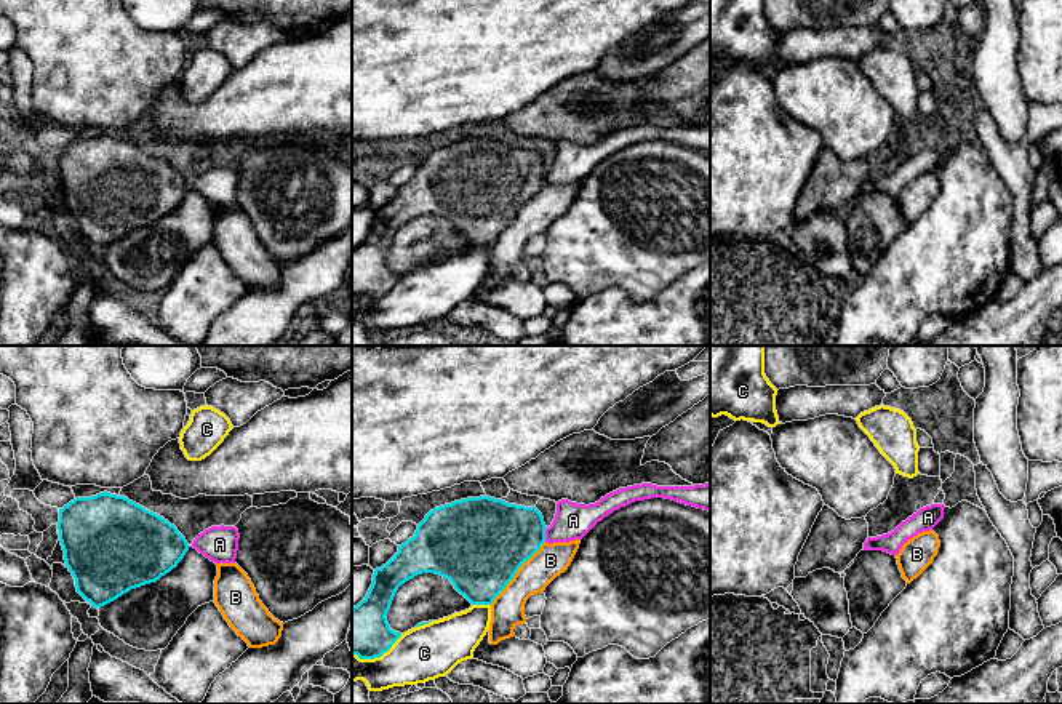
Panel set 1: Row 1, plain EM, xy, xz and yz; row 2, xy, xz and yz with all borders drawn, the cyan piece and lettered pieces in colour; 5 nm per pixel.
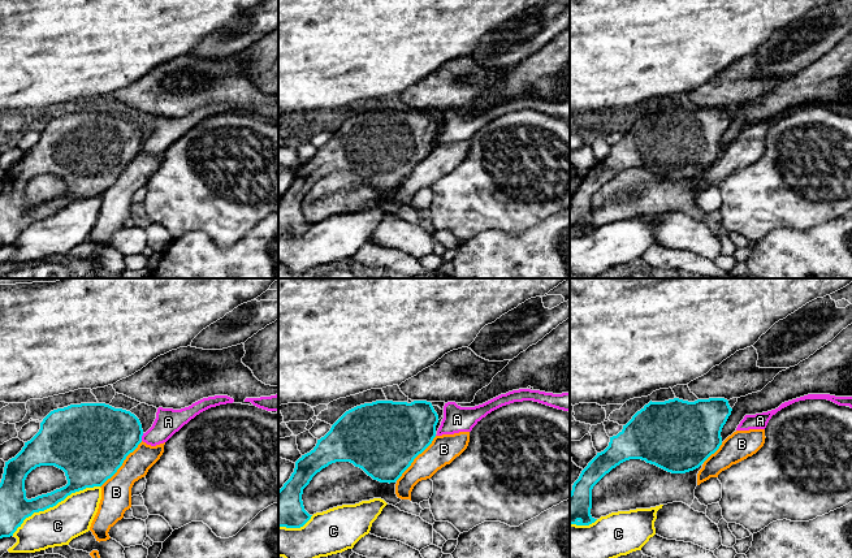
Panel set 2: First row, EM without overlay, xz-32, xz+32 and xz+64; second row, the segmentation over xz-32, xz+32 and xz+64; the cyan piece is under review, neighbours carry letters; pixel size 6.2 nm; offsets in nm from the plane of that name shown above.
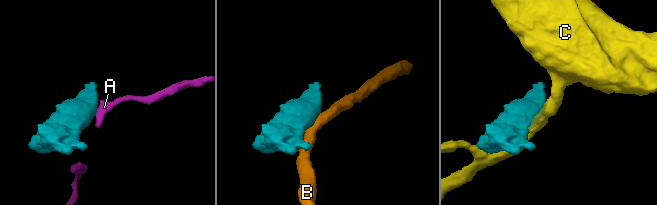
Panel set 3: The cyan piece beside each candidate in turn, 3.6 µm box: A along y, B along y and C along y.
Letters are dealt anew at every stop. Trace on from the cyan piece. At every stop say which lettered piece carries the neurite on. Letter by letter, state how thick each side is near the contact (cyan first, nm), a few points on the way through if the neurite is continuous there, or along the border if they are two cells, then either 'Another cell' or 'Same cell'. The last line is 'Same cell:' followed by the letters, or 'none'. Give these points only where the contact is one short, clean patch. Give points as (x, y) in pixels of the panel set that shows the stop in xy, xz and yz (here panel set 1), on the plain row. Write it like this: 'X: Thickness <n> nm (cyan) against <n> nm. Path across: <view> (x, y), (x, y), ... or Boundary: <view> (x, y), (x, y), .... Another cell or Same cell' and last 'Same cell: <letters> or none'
A: Thickness 380 nm (cyan) against 180 nm. Boundary: xz (547, 170), (544, 183). Another cell
B: Thickness 460 nm (cyan) against 170 nm. Boundary: xz (544, 183), (490, 245). Another cell
C: Thickness 400 nm (cyan) against 240 nm. Another cell
Same cell: none

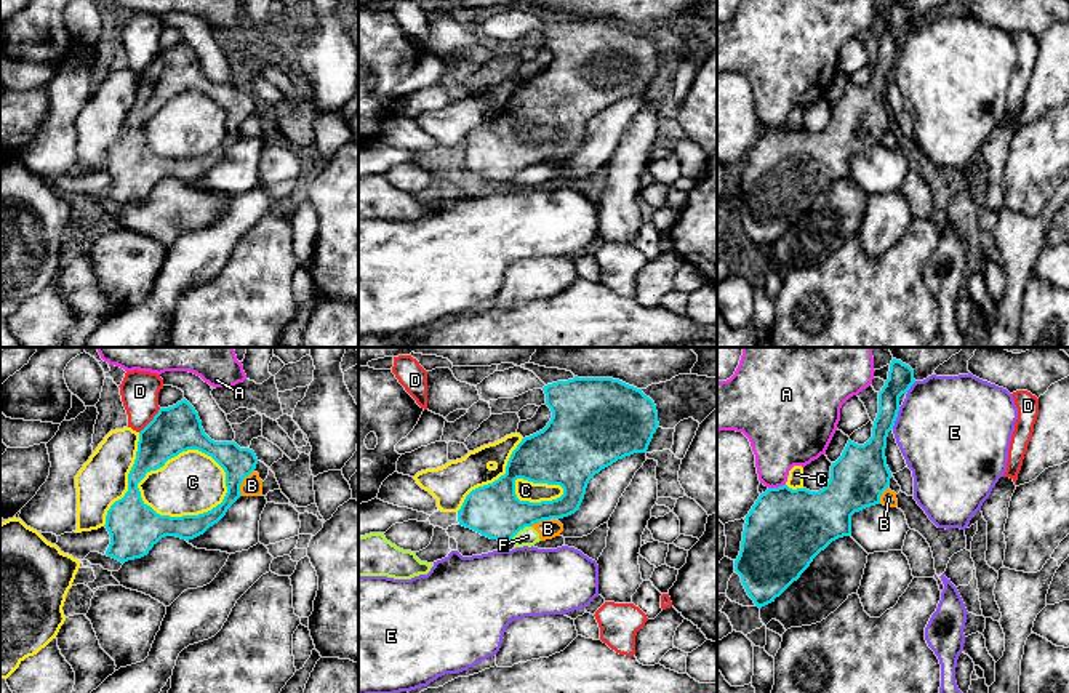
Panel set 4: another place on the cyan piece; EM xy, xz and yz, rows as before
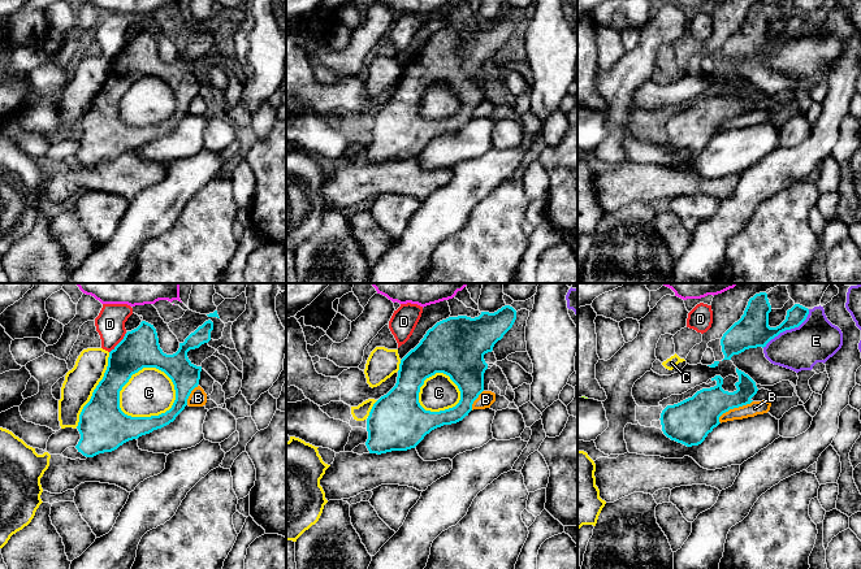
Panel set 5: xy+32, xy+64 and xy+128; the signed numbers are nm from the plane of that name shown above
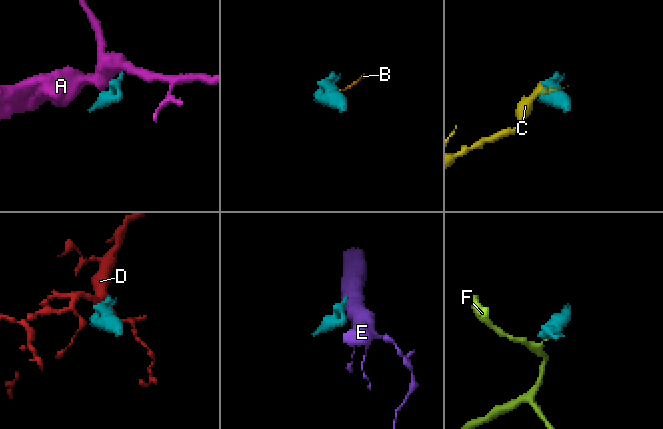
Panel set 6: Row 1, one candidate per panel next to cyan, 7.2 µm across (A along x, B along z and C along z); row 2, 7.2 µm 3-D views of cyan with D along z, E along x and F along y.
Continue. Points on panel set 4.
A: Thickness 400 nm (cyan) against 320 nm. Another cell
B: Thickness 160 nm (cyan) against 110 nm. Another cell
C: Thickness 260 nm (cyan) against 320 nm. Another cell
D: Thickness 240 nm (cyan) against 190 nm. Boundary: xy (160, 50), (140, 74). Another cell
E: Thickness 160 nm (cyan) against 500 nm. Boundary: yz (900, 48), (892, 69). Another cell
F: Thickness 260 nm (cyan) against 100 nm. Boundary: xz (530, 167), (525, 167), (509, 181). Another cell
Same cell: none

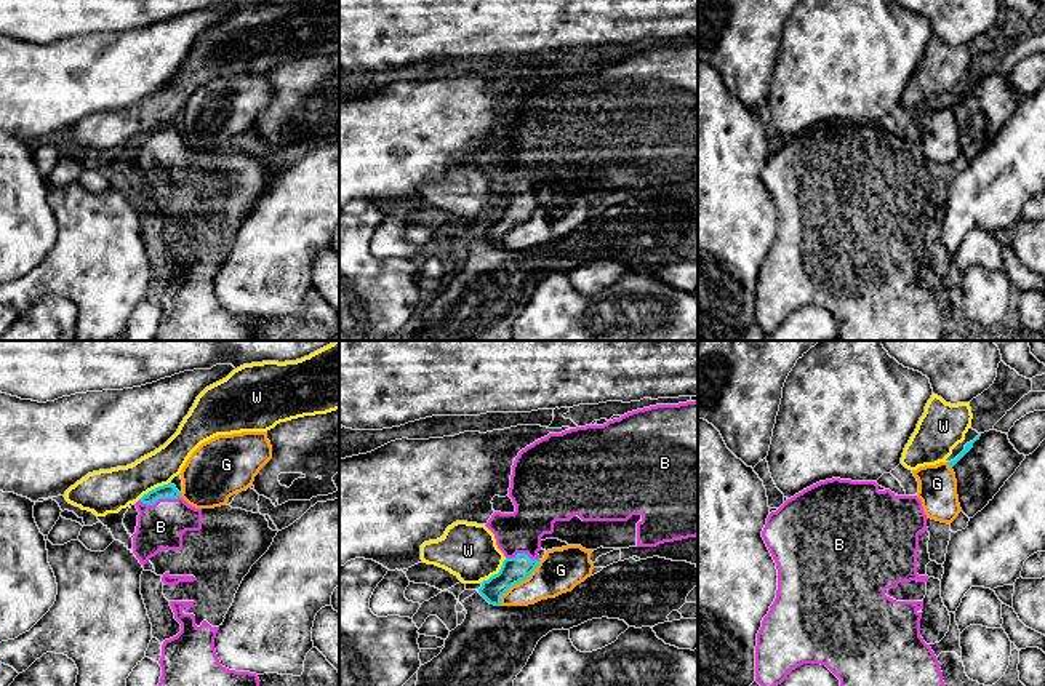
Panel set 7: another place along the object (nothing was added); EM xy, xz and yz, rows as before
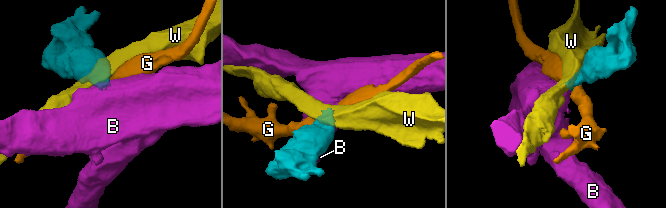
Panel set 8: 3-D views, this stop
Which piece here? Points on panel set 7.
B: Thickness 80 nm (cyan) against 240 nm. Path across: xy (167, 133), (159, 139), (160, 168). Same cell
G: Thickness 130 nm (cyan) against 220 nm. Boundary: xz (541, 202), (527, 219), (516, 224), (501, 239), (500, 247). Another cell
W: Thickness 80 nm (cyan) against 220 nm. Boundary: xy (168, 123), (149, 131), (138, 141). Another cell
Same cell: B

